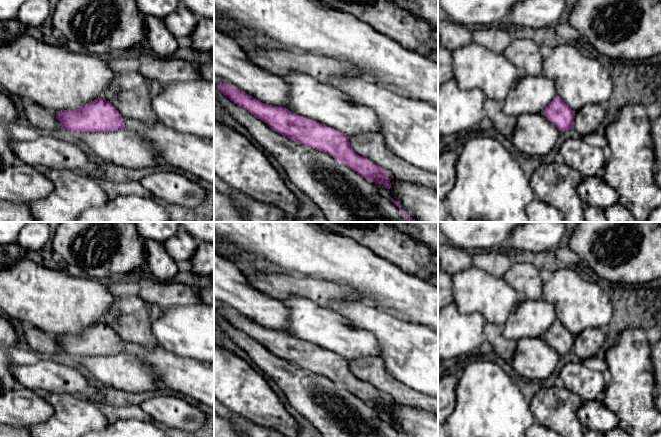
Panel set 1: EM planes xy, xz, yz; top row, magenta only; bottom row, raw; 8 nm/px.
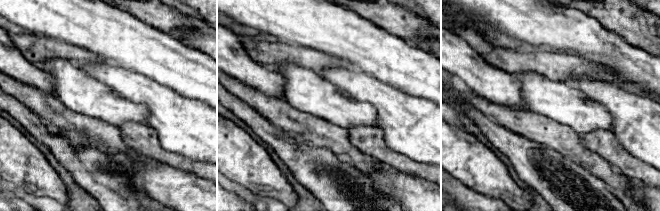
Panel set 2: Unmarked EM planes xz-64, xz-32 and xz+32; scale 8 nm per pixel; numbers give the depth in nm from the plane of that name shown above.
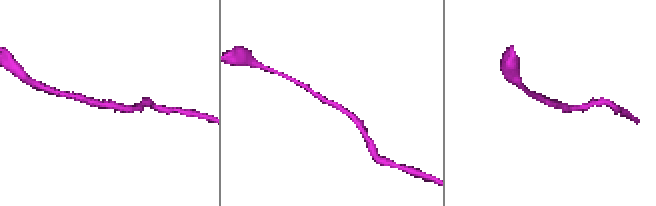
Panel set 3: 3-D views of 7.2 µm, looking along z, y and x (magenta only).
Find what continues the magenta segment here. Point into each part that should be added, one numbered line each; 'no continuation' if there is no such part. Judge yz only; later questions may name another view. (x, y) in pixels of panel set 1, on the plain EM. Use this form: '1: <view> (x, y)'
1: yz (587, 344)

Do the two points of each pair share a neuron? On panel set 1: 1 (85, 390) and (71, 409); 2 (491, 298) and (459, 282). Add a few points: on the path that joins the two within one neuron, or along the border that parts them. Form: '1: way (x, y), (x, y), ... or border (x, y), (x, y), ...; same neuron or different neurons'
1: border (57, 393), (70, 393), (88, 399); different neurons
2: way (483, 292), (476, 291), (467, 284); same neuron

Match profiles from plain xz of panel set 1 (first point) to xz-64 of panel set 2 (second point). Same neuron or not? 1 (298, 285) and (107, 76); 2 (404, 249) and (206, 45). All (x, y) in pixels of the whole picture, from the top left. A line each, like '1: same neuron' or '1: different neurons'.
1: different neurons
2: different neurons

